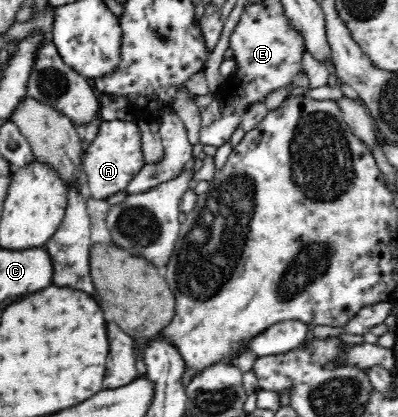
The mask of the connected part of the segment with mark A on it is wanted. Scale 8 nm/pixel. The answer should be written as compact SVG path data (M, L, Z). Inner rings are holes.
M120 119L101 122L96 137L84 150L82 157L91 195L97 200L106 200L119 191L125 191L129 181L145 165L138 124Z

